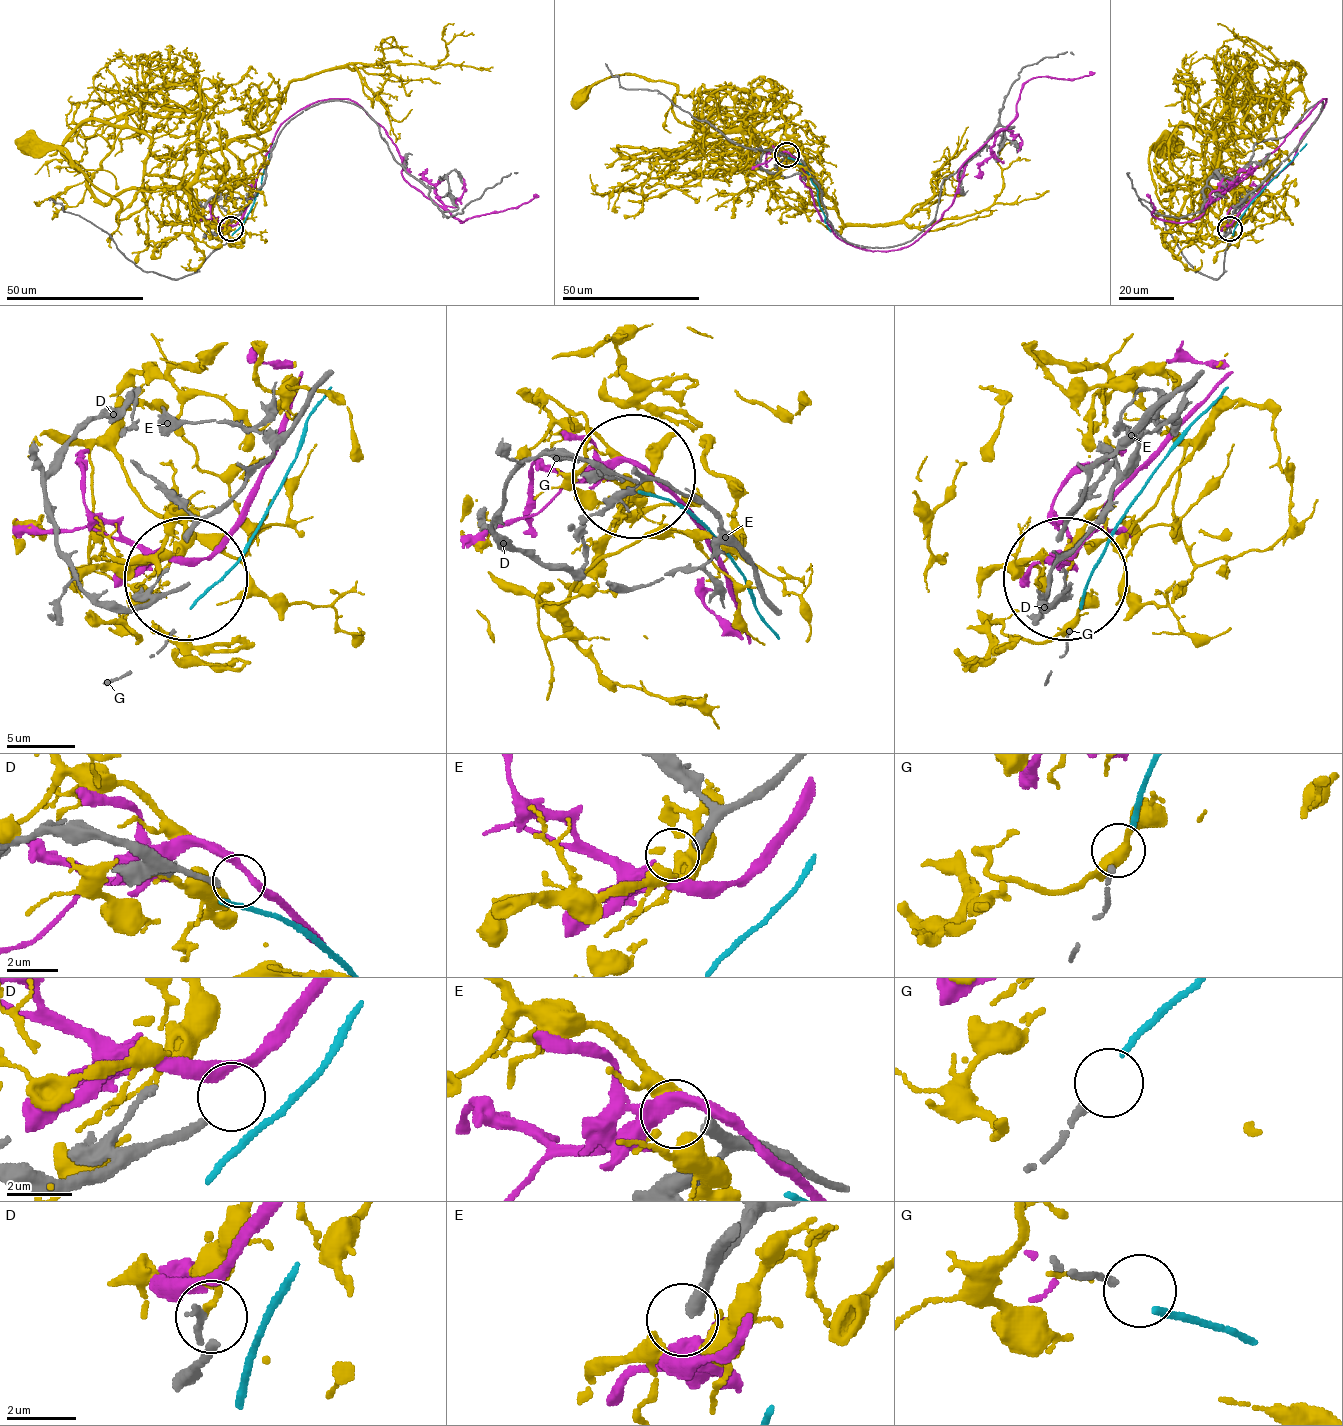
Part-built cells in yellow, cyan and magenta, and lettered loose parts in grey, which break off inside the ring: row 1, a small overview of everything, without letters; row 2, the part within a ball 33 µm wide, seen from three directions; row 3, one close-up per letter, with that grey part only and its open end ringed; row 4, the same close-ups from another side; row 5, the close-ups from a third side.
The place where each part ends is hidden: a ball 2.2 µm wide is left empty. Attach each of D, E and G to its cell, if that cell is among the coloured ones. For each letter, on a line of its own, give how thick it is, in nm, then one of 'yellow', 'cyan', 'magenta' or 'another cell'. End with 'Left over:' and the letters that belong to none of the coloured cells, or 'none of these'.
D: 240 nm thick; another cell
E: 400 nm thick; another cell
G: 220 nm thick; cyan
Left over: D, E

